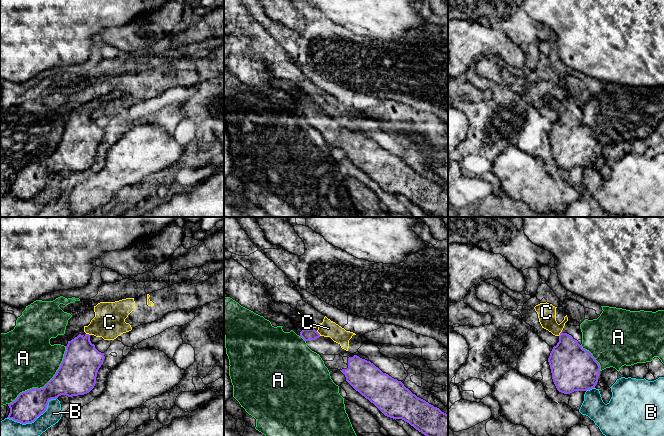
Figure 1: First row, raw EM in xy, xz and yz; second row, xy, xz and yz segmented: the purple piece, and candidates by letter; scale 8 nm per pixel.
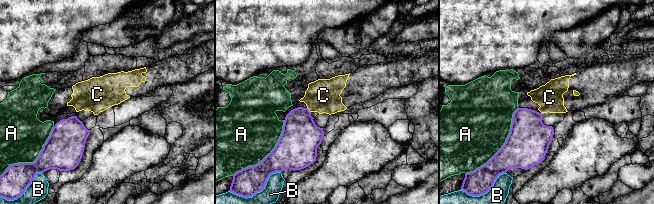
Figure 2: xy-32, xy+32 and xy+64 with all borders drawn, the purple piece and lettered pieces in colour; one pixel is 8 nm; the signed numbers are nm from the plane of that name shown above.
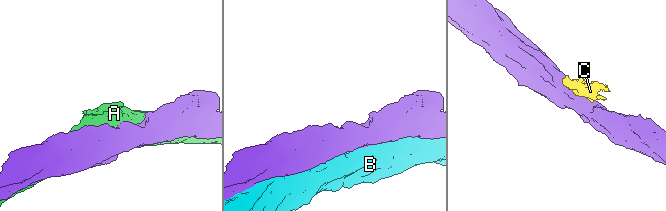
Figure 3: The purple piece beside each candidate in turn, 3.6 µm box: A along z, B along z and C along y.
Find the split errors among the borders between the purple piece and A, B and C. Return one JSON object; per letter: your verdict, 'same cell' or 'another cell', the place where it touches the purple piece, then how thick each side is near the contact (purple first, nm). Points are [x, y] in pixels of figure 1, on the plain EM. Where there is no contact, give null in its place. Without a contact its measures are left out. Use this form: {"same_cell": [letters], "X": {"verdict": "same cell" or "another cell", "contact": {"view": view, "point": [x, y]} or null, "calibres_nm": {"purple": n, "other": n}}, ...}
{"same_cell": [], "A": {"verdict": "another cell", "contact": {"view": "xy", "point": [45, 161]}, "calibres_nm": {"purple": 300, "other": 460}}, "B": {"verdict": "another cell", "contact": {"view": "xy", "point": [34, 196]}, "calibres_nm": {"purple": 240, "other": 320}}, "C": {"verdict": "another cell", "contact": {"view": "xz", "point": [318, 109]}, "calibres_nm": {"purple": 100, "other": 140}}}

